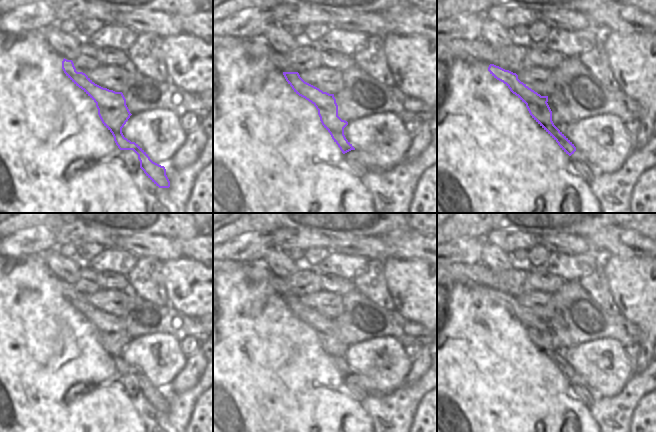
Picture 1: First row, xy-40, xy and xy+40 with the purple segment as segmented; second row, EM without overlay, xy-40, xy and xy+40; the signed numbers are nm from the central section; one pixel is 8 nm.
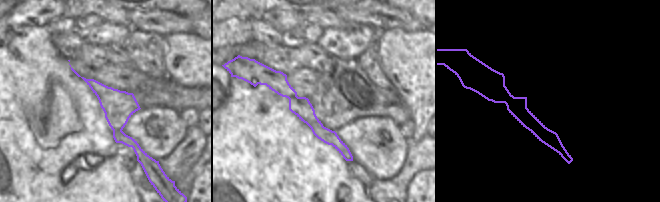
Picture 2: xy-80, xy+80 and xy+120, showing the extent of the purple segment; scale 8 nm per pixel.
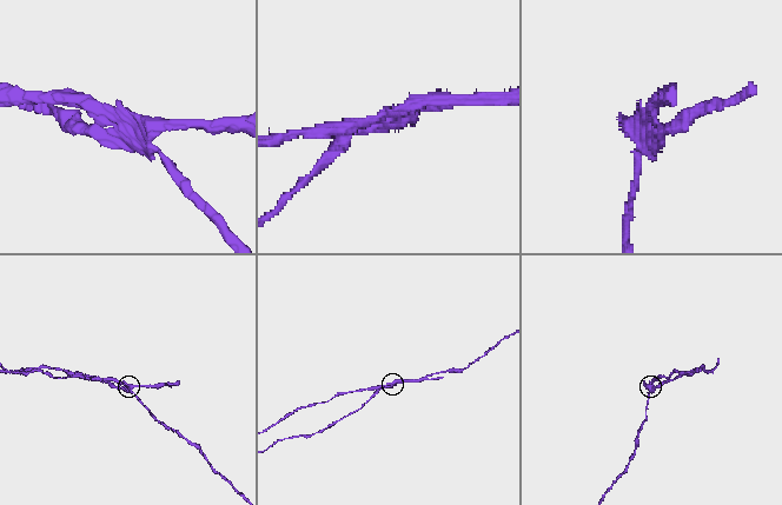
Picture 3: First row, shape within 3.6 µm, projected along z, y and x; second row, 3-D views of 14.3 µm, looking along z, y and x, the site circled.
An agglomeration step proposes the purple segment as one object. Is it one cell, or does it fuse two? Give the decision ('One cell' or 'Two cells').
Two cells

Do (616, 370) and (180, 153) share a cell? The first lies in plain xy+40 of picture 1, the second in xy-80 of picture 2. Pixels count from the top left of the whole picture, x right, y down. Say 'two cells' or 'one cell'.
two cells

